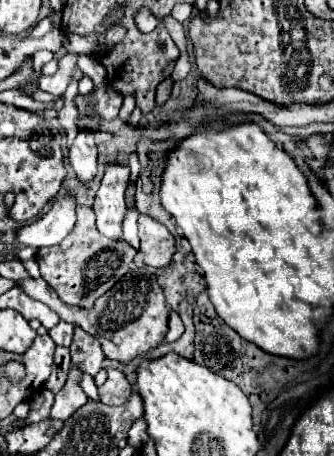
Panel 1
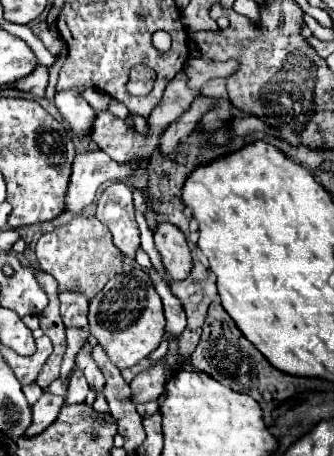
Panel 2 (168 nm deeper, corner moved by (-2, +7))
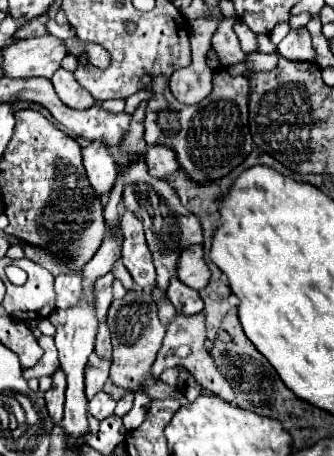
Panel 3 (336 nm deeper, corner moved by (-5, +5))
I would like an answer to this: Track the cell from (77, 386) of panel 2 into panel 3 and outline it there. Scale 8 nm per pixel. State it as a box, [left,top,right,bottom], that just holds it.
[86,353,110,399]

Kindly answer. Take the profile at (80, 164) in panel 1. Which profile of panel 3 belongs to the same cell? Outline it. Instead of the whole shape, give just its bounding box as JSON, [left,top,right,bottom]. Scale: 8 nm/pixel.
[52,69,96,109]

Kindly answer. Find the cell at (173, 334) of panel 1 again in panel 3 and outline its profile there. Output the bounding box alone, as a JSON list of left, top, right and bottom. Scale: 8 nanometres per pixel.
[168,279,204,315]

